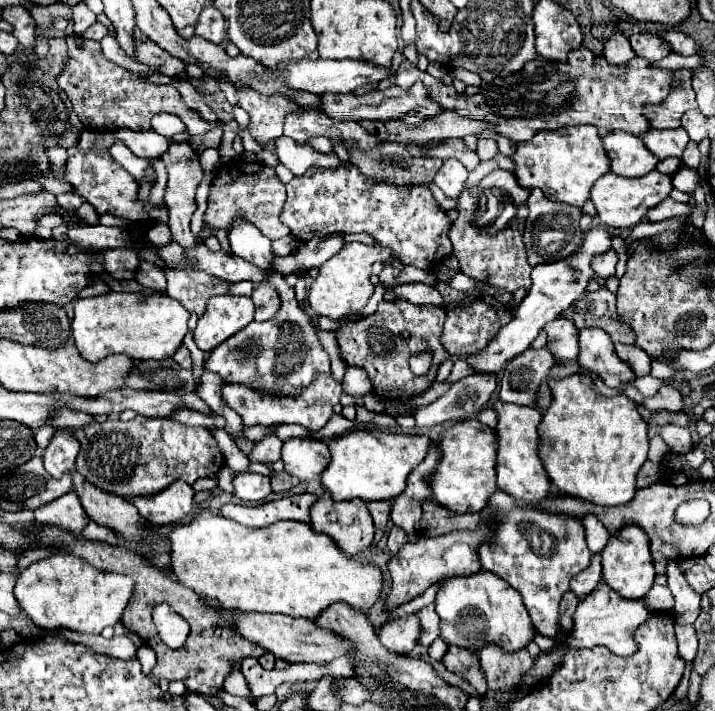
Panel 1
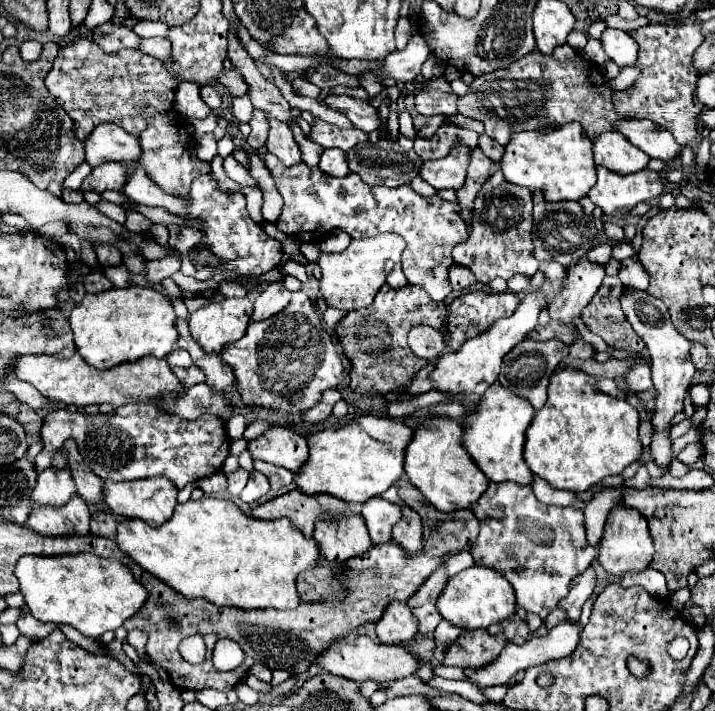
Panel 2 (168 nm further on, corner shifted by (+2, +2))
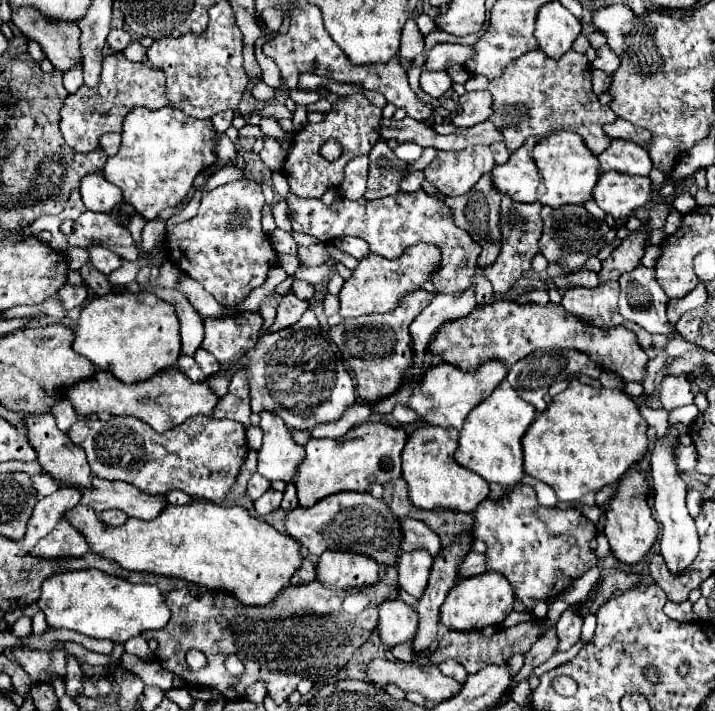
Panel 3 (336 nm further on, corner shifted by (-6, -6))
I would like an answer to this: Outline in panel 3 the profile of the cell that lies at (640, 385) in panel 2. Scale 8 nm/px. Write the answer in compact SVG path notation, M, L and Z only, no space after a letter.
M686 375L680 377L664 377L660 383L658 399L666 411L672 411L682 405L694 403L694 395L690 391L690 383Z

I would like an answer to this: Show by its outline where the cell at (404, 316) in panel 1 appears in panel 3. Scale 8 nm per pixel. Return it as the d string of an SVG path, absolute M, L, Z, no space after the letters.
M422 289L412 291L412 295L400 299L400 307L396 307L396 311L390 311L388 315L364 315L356 319L342 319L338 325L330 327L330 339L340 347L344 361L348 363L350 371L354 371L358 401L362 405L376 405L378 401L386 399L402 387L406 375L404 371L410 369L414 359L412 337L408 333L408 327L414 321L414 317L430 305L430 301L430 293Z

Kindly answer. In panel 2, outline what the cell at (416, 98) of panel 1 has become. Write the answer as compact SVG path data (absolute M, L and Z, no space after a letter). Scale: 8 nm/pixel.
M440 77L426 81L420 91L416 91L416 111L425 116L456 115L458 113L458 95L450 89L450 83Z

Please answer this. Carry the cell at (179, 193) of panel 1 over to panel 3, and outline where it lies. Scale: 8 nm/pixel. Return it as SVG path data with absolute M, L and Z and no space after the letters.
M134 107L124 119L122 147L114 157L108 157L106 167L104 167L104 177L122 189L124 201L130 203L136 211L140 211L145 221L151 221L157 217L160 210L180 203L190 191L194 177L216 161L212 153L212 129L214 127L210 119L206 121L192 119L184 115L178 107L164 107L164 109L154 109L154 111L144 109L144 107Z

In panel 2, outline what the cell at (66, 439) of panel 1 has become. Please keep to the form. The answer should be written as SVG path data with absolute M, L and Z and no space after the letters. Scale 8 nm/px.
M48 469L38 475L36 487L32 491L32 501L36 505L62 507L76 495L76 483L68 469Z

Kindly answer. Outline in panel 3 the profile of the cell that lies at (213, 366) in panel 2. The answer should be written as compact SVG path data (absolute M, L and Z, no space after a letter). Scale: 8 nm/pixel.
M198 349L194 359L196 359L196 363L204 375L214 375L218 371L218 363L216 363L216 359L212 359L212 355L208 355L208 351Z

